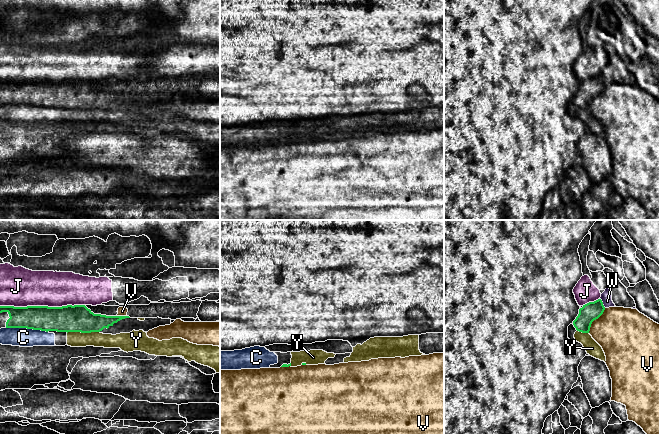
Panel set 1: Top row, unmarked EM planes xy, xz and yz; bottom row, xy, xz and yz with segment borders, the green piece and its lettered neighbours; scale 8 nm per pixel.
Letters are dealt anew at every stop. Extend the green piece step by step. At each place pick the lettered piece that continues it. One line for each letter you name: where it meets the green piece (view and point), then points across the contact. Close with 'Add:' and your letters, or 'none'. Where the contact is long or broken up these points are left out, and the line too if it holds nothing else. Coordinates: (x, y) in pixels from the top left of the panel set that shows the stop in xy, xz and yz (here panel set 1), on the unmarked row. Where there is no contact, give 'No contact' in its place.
Add: none

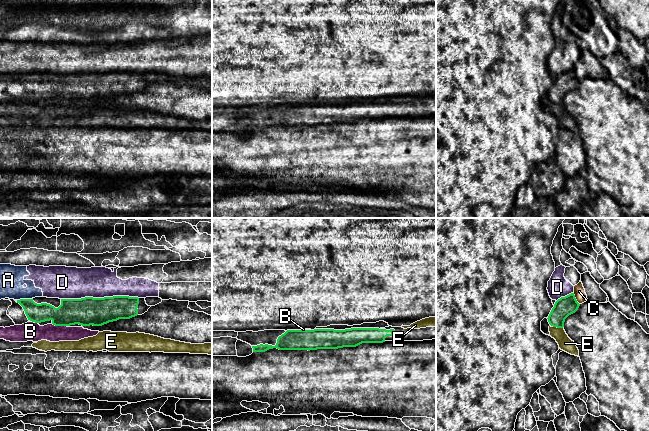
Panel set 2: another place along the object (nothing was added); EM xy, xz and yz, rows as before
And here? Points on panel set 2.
Add: none

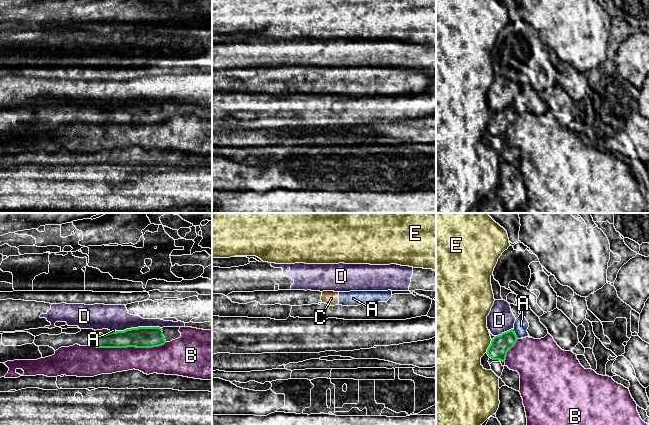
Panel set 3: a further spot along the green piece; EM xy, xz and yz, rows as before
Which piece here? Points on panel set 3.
Add: none

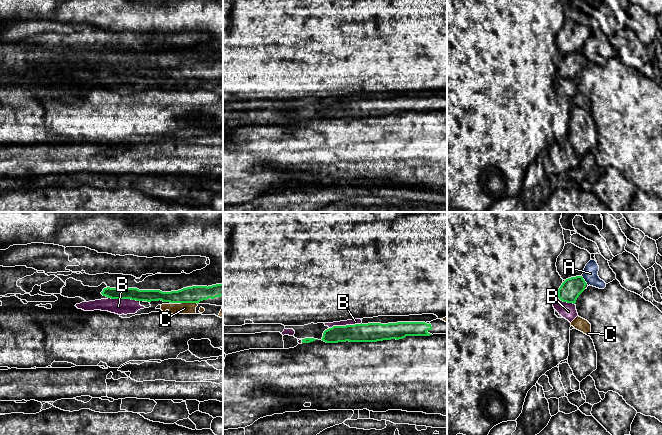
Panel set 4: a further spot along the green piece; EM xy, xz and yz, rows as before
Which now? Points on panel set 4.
Add: none

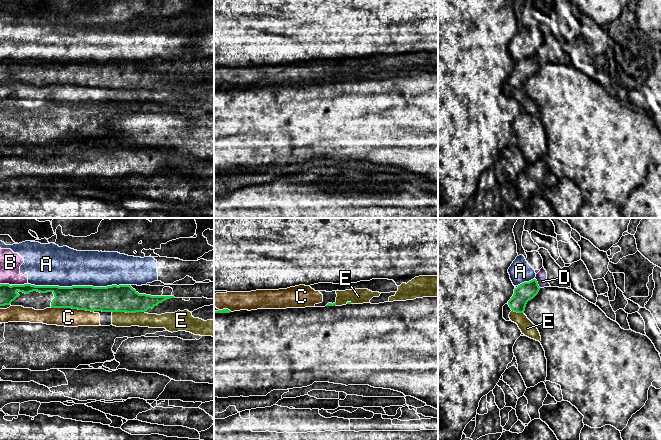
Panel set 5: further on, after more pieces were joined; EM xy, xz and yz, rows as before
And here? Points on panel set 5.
Add: none

